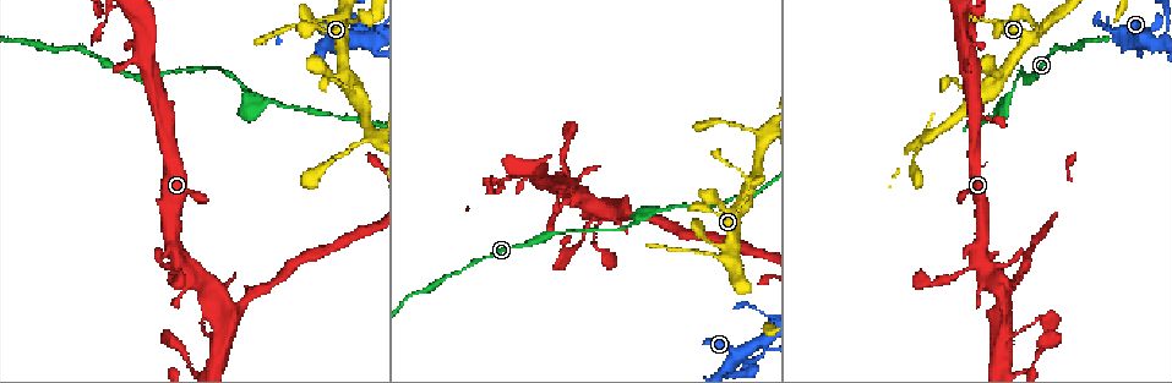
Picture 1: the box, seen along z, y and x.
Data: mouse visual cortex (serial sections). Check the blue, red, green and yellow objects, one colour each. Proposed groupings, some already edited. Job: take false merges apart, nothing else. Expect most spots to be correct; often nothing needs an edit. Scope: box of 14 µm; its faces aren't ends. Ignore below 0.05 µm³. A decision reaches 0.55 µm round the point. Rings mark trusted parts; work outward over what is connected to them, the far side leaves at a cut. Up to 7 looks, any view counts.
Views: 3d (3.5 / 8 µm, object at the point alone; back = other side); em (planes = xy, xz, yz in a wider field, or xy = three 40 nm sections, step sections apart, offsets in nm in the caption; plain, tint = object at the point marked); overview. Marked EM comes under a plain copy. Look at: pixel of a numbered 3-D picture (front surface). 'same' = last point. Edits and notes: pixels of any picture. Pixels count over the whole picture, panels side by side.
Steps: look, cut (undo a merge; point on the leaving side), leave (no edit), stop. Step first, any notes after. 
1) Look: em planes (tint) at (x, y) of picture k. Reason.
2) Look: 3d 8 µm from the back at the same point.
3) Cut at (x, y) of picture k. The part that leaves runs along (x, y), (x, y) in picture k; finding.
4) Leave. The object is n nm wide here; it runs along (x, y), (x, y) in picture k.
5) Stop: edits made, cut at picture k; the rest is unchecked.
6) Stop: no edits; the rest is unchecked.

Look: 3d 3.5 µm at (752, 343) of picture 1. Four or more arms meet.

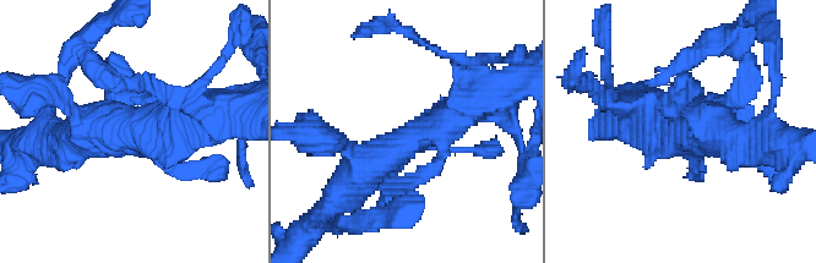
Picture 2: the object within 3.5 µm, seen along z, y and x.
Look: em xy step 2 (tint) at (684, 129) of picture 2. Need the tissue.

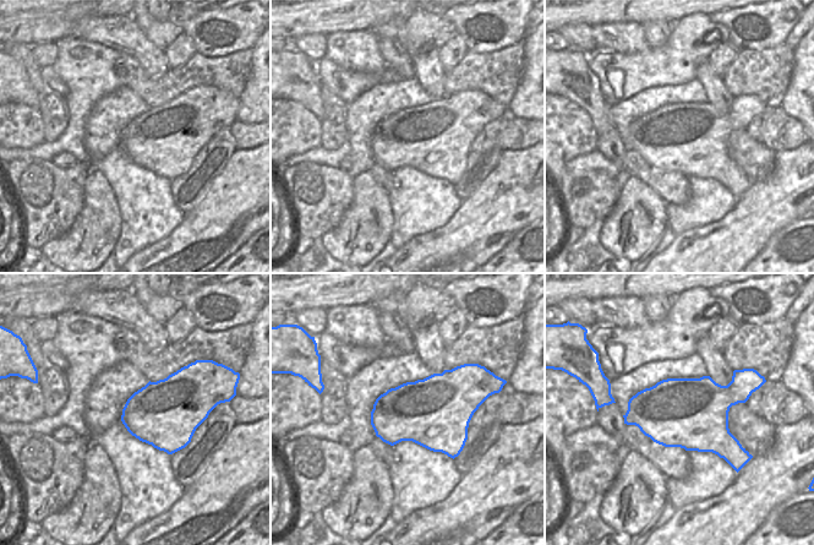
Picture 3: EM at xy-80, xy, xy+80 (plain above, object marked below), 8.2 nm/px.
Leave. It runs along (347, 146), (376, 162), (478, 92) in picture 2; one cell here.

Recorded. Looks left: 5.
Look: 3d 8 µm at (968, 49) of picture 1. Three-way junction.

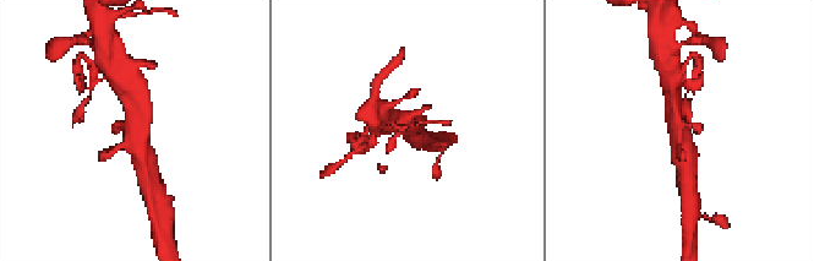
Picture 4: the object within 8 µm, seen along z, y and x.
Look: em xy step 2 (tint) at (142, 134) of picture 4. Now the EM.

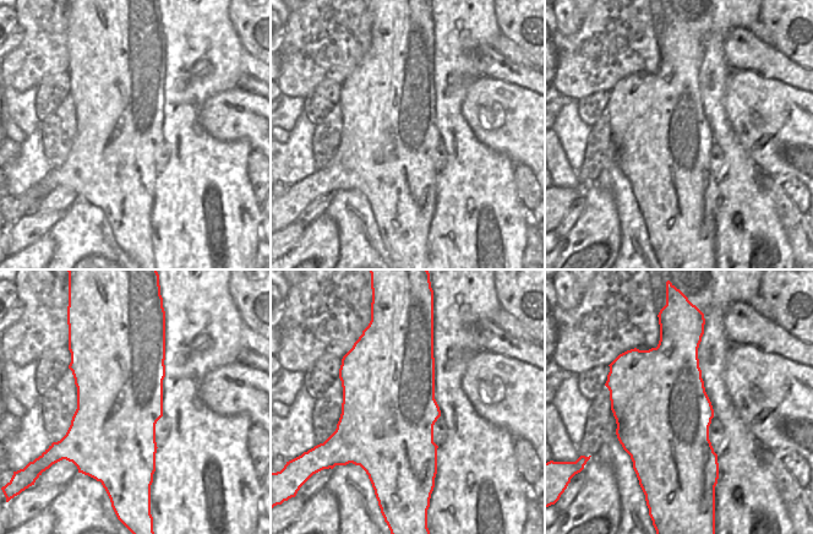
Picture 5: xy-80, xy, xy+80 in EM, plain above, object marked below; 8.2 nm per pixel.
Leave. It runs along (688, 178), (675, 109) in picture 4; all the same cell.

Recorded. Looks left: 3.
Look: 3d 3.5 µm at (1005, 104) of picture 1. Abrupt turn.

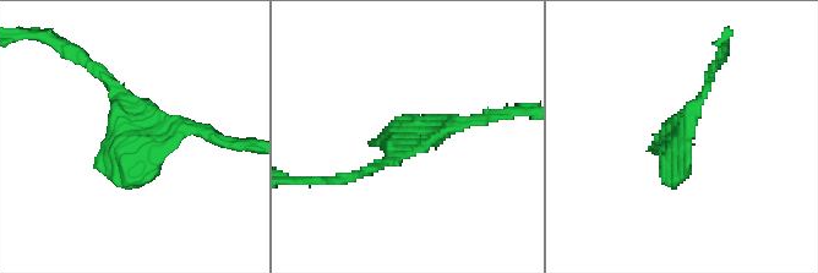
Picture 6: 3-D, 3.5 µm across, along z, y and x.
Look: em planes (tint) at (142, 140) of picture 6. Shape alone is not enough.

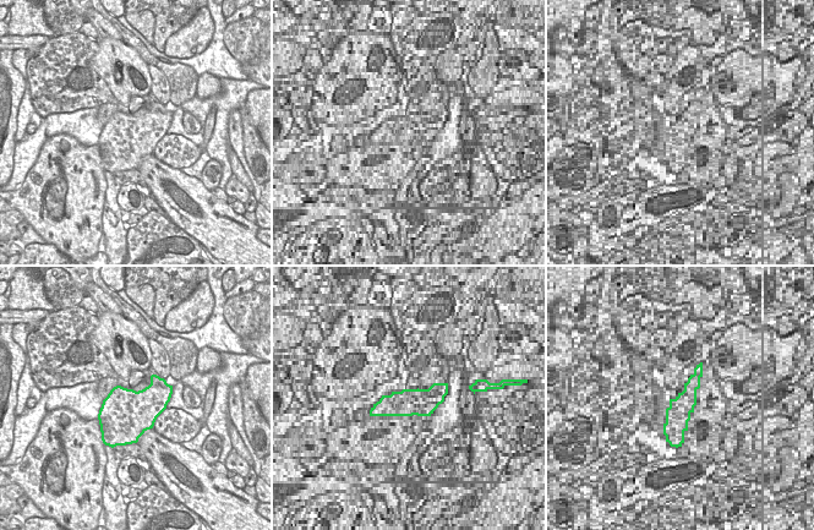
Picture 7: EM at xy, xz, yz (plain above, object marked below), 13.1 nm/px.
Leave. It runs along (107, 77), (136, 141), (178, 130), (216, 137) in picture 6; continuous, no second cell.

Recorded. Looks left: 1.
Stop: no edits; the rest is unchecked.

